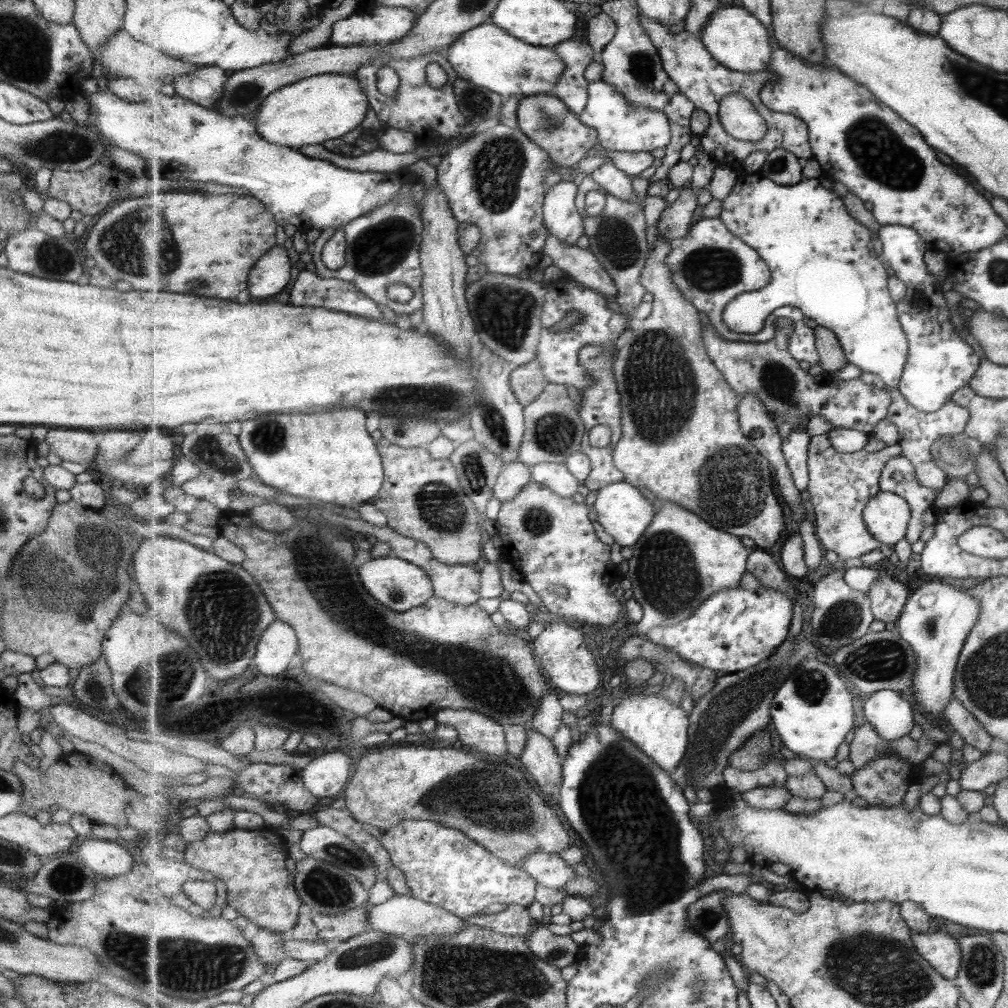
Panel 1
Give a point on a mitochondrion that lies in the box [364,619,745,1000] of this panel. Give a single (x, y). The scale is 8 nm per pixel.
(463, 795)

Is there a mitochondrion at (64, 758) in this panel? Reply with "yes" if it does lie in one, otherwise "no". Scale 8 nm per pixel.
no

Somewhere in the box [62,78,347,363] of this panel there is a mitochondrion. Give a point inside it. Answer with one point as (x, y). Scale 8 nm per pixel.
(119, 240)

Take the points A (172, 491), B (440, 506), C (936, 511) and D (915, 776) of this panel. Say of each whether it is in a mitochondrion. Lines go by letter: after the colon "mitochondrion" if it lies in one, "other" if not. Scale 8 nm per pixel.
A: other
B: mitochondrion
C: other
D: other

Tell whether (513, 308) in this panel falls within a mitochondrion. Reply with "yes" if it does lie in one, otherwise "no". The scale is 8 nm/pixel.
yes

